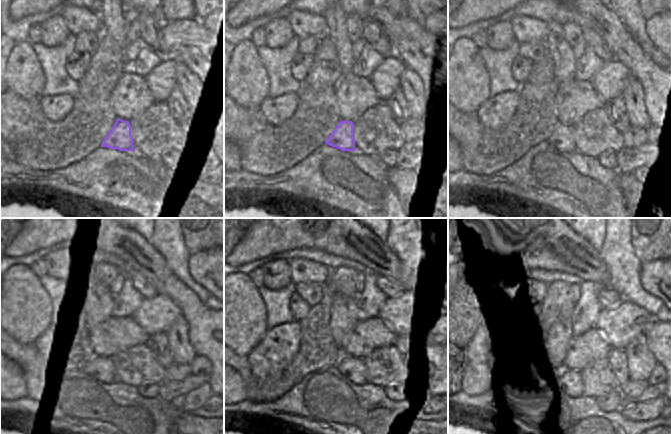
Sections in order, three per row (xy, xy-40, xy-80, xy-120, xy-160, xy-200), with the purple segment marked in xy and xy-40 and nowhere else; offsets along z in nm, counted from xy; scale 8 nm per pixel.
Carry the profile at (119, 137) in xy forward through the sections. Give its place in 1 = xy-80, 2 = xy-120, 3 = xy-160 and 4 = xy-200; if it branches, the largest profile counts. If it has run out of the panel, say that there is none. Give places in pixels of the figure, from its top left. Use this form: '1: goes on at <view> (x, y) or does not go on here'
1: goes on at xy-80 (563, 137)
2: goes on at xy-120 (123, 377)
3: goes on at xy-160 (356, 377)
4: goes on at xy-200 (575, 378)

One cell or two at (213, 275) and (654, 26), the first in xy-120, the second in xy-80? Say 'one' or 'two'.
one

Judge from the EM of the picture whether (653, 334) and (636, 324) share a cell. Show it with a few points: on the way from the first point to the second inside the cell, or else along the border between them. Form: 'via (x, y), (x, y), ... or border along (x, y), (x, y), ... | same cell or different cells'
border along (656, 320), (644, 334) | different cells

